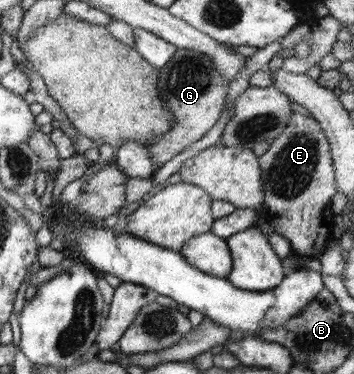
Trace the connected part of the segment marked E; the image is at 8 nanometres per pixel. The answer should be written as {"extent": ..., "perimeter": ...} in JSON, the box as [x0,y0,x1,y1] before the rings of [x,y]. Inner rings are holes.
{"extent":[258,112,338,259],"perimeter":[[[294,112],[293,119],[287,123],[283,133],[258,158],[258,162],[270,226],[274,228],[274,232],[290,242],[294,254],[319,259],[327,249],[328,241],[332,239],[335,214],[331,210],[331,201],[338,193],[330,143],[323,133],[321,124],[314,117]]]}

